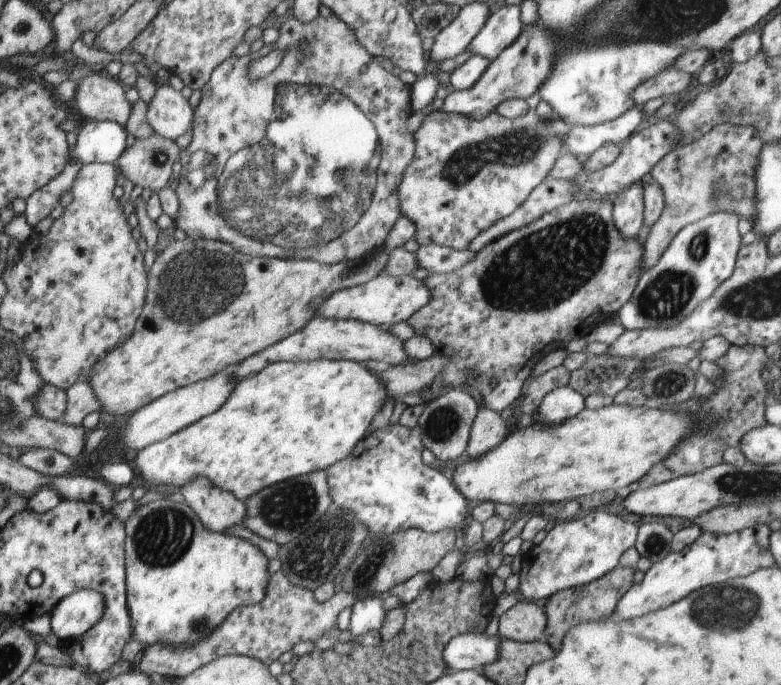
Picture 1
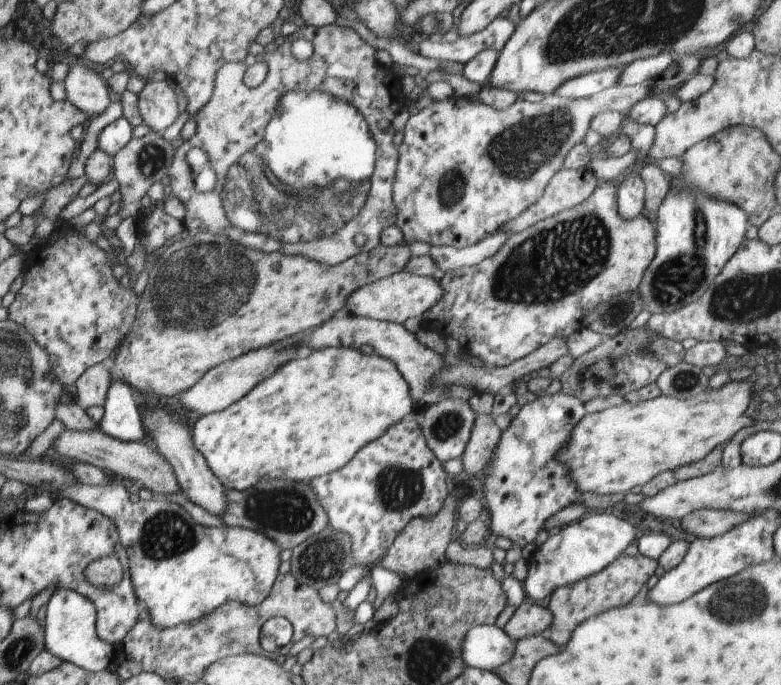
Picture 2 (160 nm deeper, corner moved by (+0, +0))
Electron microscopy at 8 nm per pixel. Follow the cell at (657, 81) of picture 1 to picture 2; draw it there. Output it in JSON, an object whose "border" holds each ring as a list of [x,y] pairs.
{"border":[[[644,82],[631,87],[616,85],[596,93],[594,96],[579,99],[564,98],[556,93],[550,93],[543,100],[535,103],[525,101],[524,99],[515,100],[512,106],[504,110],[495,109],[490,105],[482,103],[480,100],[472,100],[466,96],[456,96],[454,98],[444,99],[443,101],[433,101],[417,114],[409,116],[408,122],[406,122],[403,128],[404,137],[402,143],[397,148],[399,157],[392,185],[393,203],[397,208],[397,219],[394,225],[402,231],[405,238],[404,242],[410,244],[411,242],[418,241],[429,244],[430,246],[448,245],[461,249],[465,246],[476,244],[487,234],[493,233],[496,229],[503,227],[507,222],[514,220],[517,216],[526,212],[542,196],[552,177],[563,168],[564,159],[568,152],[585,137],[594,116],[606,110],[618,111],[626,116],[633,107],[633,104],[650,96],[649,90],[651,89],[651,84],[652,82]]]}

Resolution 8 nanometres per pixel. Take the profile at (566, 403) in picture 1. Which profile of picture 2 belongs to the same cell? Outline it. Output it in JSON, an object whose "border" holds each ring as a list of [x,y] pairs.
{"border":[[[562,392],[555,395],[536,396],[533,402],[521,406],[508,428],[502,431],[484,472],[477,477],[481,480],[484,498],[486,498],[485,507],[490,513],[488,526],[490,532],[496,536],[508,538],[513,544],[523,548],[526,544],[535,542],[538,532],[544,529],[544,522],[550,516],[554,516],[556,512],[574,501],[582,499],[574,477],[569,475],[569,466],[560,462],[557,455],[565,449],[565,446],[568,446],[574,427],[586,413],[585,403],[571,395],[564,395]]]}

